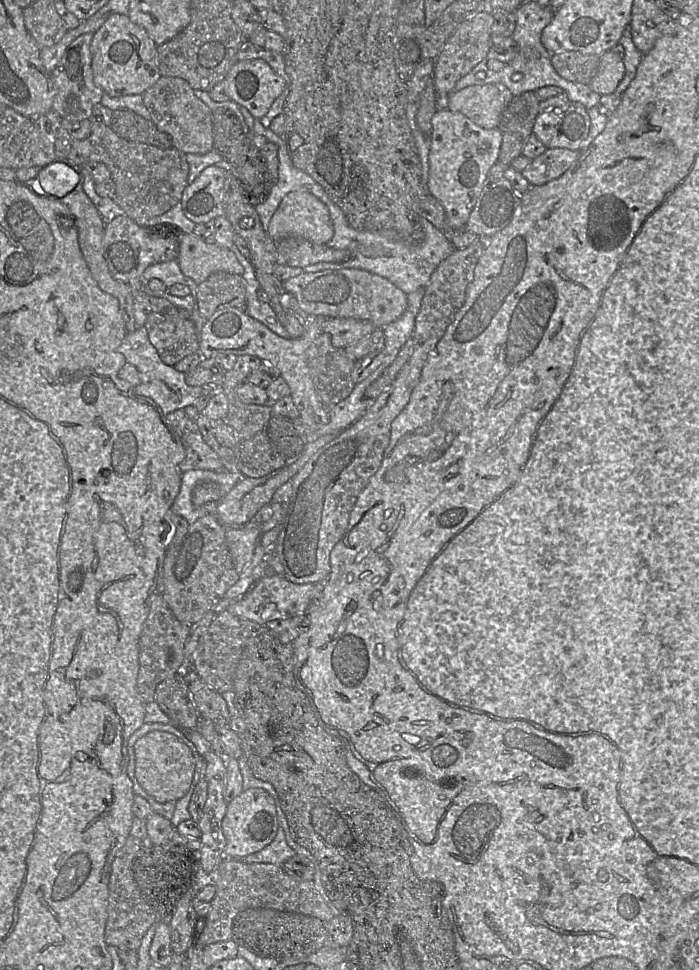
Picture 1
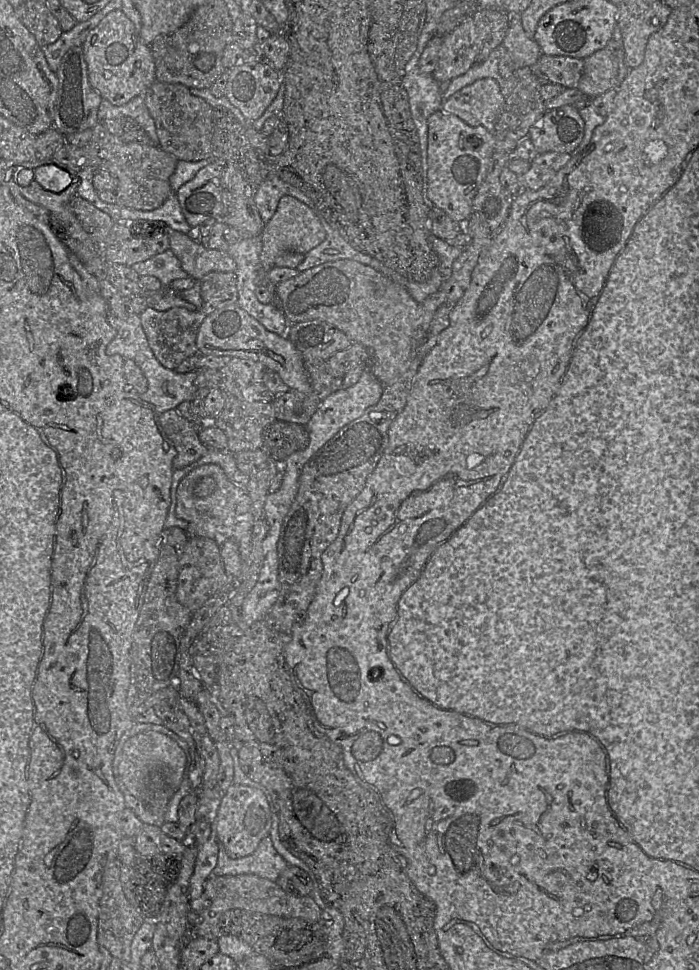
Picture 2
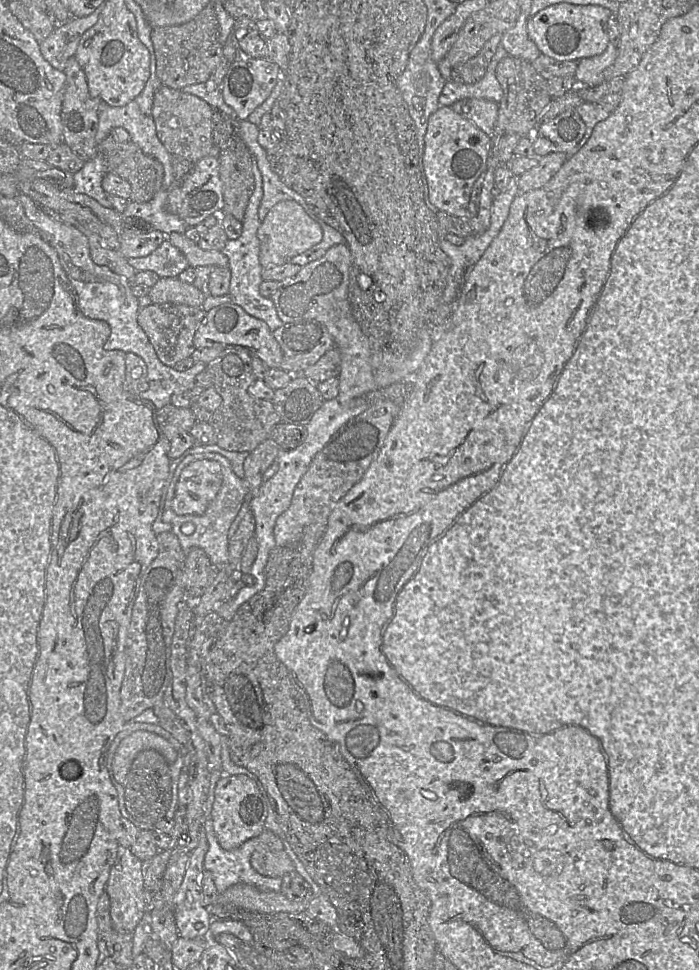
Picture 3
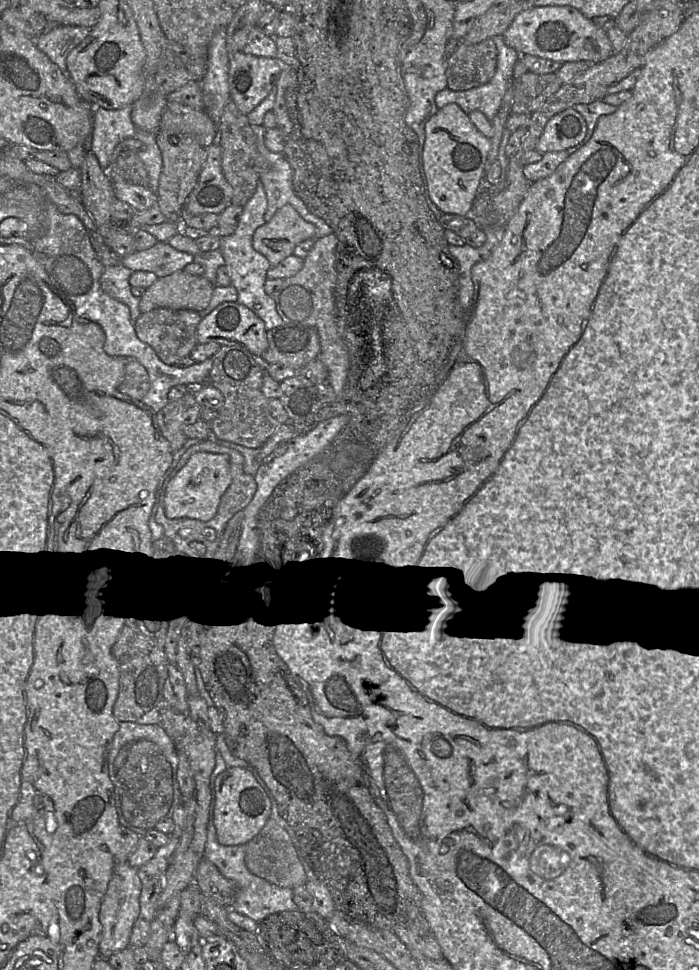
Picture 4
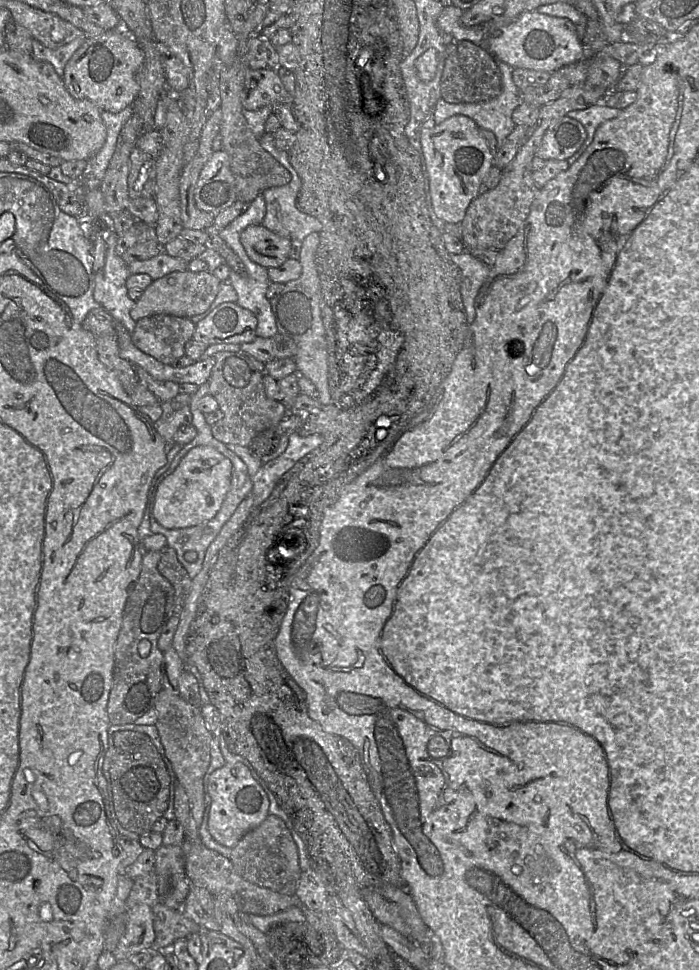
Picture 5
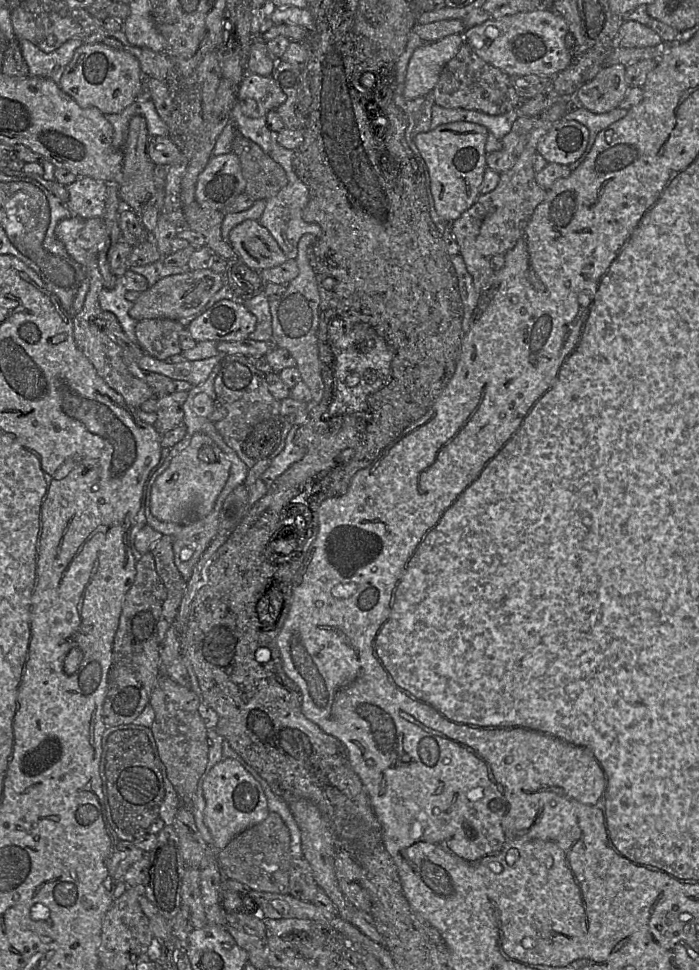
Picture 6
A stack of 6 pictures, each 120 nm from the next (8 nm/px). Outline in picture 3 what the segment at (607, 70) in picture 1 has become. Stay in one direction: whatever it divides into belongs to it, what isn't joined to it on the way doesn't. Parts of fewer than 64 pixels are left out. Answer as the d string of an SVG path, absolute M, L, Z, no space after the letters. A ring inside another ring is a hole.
M609 41L606 50L596 56L578 61L575 78L579 85L596 86L604 81L604 71L613 64L618 47Z

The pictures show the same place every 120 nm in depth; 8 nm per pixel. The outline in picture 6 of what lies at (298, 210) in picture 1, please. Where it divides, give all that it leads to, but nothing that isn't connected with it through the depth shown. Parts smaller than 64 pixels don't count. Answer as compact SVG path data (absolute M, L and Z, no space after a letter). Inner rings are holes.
M245 220L234 227L228 242L243 262L258 272L287 260L271 233L257 220Z

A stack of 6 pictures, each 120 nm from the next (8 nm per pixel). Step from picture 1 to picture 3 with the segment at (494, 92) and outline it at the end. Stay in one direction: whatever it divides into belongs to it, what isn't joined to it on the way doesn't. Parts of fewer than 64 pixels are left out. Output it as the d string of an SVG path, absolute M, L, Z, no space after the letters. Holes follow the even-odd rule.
M464 98L454 102L450 107L491 137L498 116L497 102L483 98Z

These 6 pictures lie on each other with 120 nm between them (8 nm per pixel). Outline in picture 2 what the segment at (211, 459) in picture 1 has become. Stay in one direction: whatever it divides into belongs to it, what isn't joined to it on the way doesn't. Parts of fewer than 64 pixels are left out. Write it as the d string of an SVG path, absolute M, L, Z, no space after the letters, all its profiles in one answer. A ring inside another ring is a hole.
M177 409L160 413L159 421L177 452L173 459L174 470L189 466L208 452L209 448L199 439L198 428Z

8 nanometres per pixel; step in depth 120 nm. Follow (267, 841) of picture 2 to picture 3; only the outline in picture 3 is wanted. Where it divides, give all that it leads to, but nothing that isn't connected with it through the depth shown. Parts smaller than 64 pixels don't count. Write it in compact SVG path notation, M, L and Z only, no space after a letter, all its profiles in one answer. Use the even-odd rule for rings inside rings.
M212 819L205 821L205 832L208 849L204 867L212 874L219 894L239 883L266 891L281 891L282 878L262 876L251 866L250 860L257 846L256 840L248 840L236 849L225 850L217 841Z

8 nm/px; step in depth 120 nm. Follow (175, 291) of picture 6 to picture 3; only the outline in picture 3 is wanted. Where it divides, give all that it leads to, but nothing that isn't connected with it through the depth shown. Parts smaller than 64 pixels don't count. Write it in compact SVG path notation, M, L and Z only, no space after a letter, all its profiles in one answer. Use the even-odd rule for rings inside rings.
M160 278L148 292L152 304L183 304L202 307L206 295L193 284L175 278Z

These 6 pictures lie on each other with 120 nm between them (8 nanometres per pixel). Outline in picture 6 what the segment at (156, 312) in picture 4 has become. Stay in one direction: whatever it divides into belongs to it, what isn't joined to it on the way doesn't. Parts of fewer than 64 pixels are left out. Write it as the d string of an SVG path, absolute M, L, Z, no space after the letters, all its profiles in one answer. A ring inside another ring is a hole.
M151 318L137 322L135 335L137 344L145 354L158 360L166 360L182 353L179 337L184 329L186 327L178 320Z

